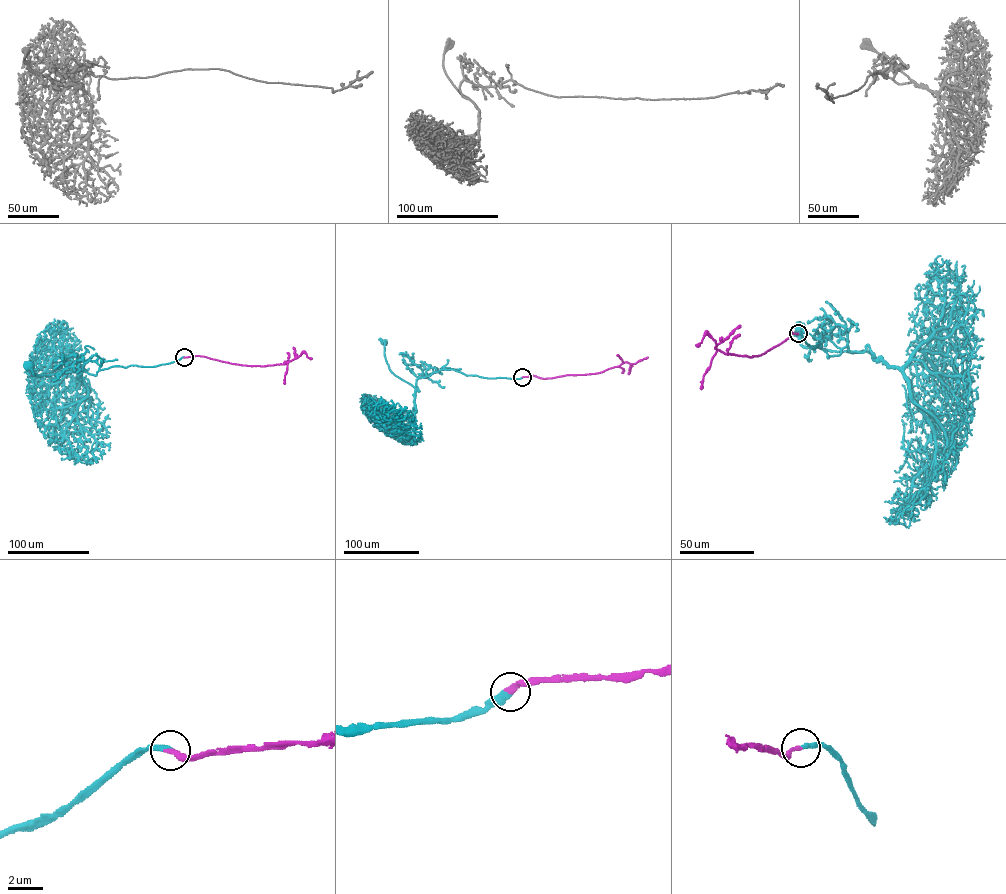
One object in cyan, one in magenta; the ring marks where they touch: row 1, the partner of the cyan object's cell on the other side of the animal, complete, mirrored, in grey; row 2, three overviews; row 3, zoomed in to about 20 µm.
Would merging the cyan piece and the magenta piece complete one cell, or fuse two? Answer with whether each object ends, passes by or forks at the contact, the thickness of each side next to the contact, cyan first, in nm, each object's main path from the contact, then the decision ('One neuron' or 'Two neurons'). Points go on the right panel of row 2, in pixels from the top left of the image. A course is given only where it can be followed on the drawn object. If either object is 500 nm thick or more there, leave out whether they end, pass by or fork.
At the ring cyan ends. At the ring magenta ends. Thickness 360 nm (cyan) against 280 nm. Course of cyan: (798, 333), (812, 347), (819, 343), (827, 358), (867, 345), (873, 357), (804, 347), (799, 327). Course of magenta: (798, 333), (789, 331), (783, 341), (751, 357), (725, 354), (715, 348), (714, 340), (706, 333), (696, 346). One neuron

